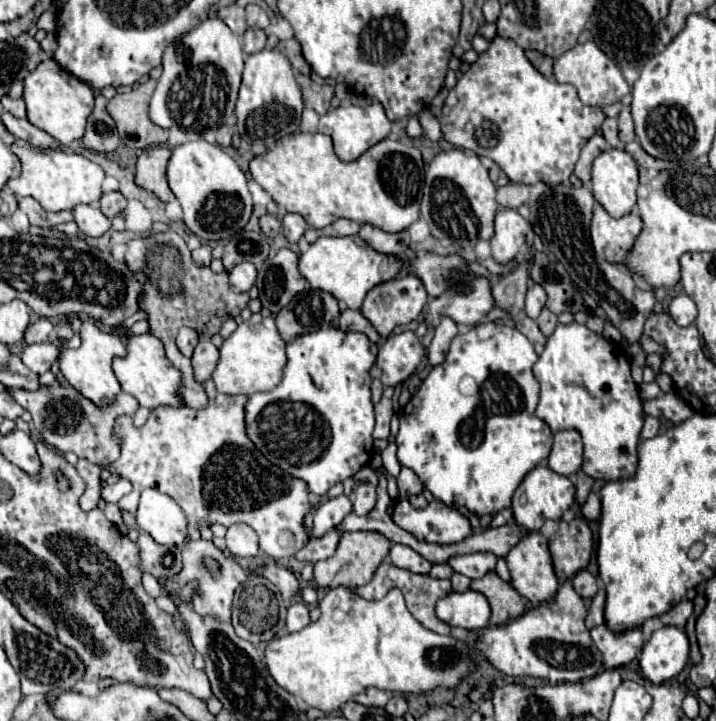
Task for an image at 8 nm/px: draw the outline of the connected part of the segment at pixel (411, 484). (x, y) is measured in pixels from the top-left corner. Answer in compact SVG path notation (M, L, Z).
M401 468L401 474L397 476L397 486L399 486L399 496L401 498L409 498L413 494L421 494L423 492L423 484L417 478L417 474L411 468Z

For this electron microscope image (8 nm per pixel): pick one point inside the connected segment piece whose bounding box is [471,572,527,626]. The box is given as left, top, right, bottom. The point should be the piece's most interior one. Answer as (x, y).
(506, 603)

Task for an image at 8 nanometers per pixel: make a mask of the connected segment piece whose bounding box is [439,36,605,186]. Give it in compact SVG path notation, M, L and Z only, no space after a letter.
M495 38L487 50L479 56L467 72L461 74L455 88L449 90L439 124L447 142L457 148L473 150L477 156L487 156L499 164L499 168L509 176L511 182L535 184L545 182L549 186L567 182L573 174L575 162L587 140L599 132L605 114L601 108L581 104L577 90L571 84L559 84L547 80L539 74L531 62L525 58L521 46L507 38Z

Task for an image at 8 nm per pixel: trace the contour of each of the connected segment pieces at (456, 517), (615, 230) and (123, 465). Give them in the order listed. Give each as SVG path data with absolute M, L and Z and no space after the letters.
M407 500L395 504L393 522L413 534L419 542L457 544L473 534L469 520L439 500L429 502L425 510L415 510Z
M595 204L591 222L591 242L599 258L625 266L627 254L631 252L635 238L641 234L643 222L637 212L623 218L611 218L601 204Z
M211 380L203 382L209 406L203 410L193 410L189 406L171 408L171 406L159 406L155 408L147 422L143 426L133 426L129 416L119 416L115 422L115 436L121 440L121 454L107 470L119 478L125 478L133 484L133 490L119 500L119 508L127 510L129 514L135 514L139 496L147 488L155 488L167 496L171 496L187 514L191 524L223 524L229 528L231 524L243 522L249 524L257 536L259 536L259 548L261 552L269 554L271 558L287 558L293 556L297 550L301 550L309 536L303 528L303 518L309 512L309 490L307 484L299 478L293 478L283 468L271 464L263 452L257 450L257 446L247 438L245 432L245 396L227 396L215 390L215 384Z

